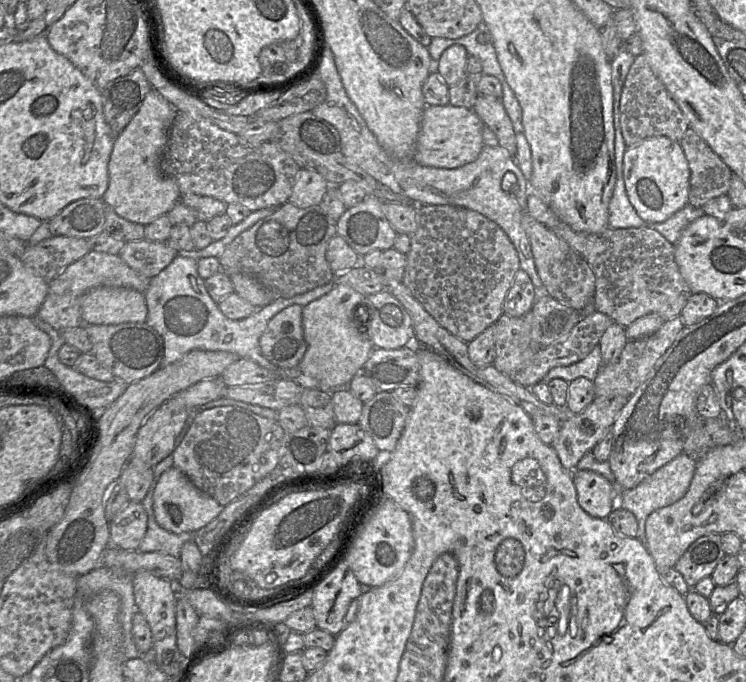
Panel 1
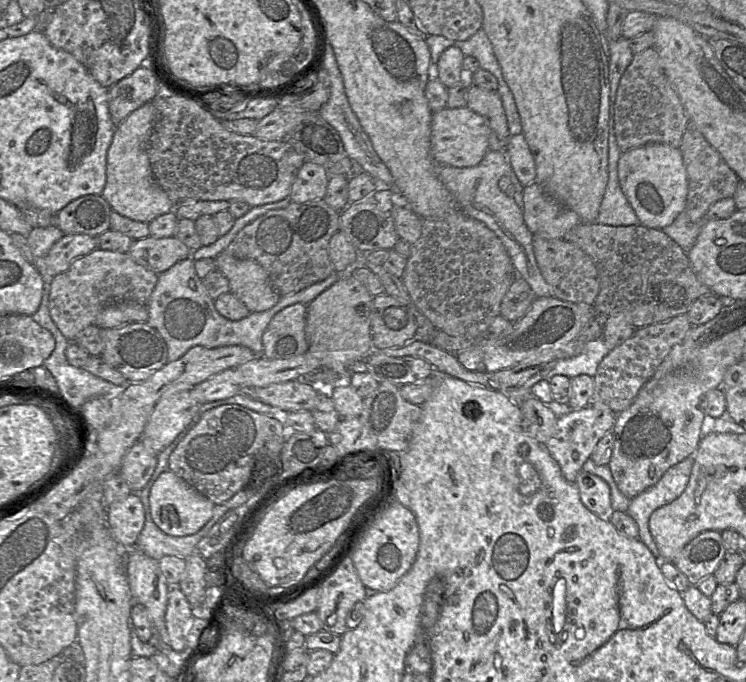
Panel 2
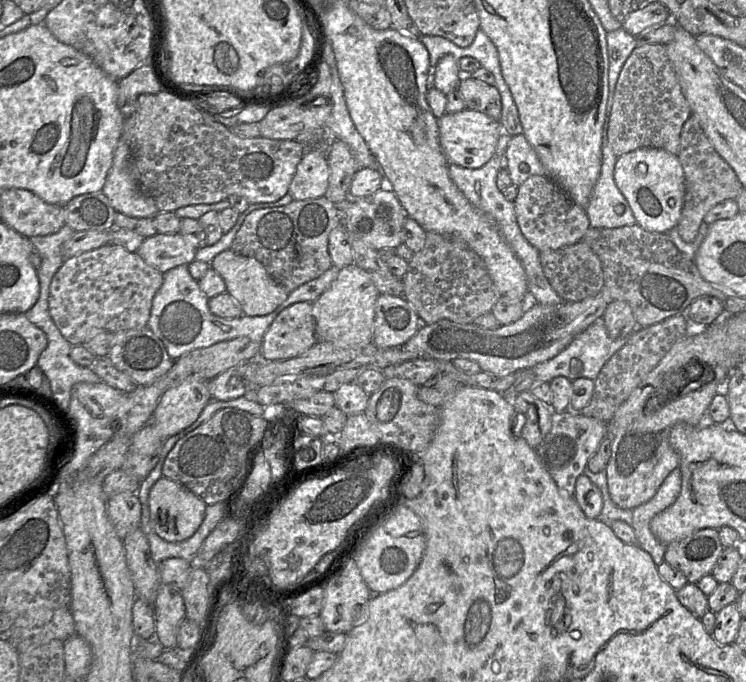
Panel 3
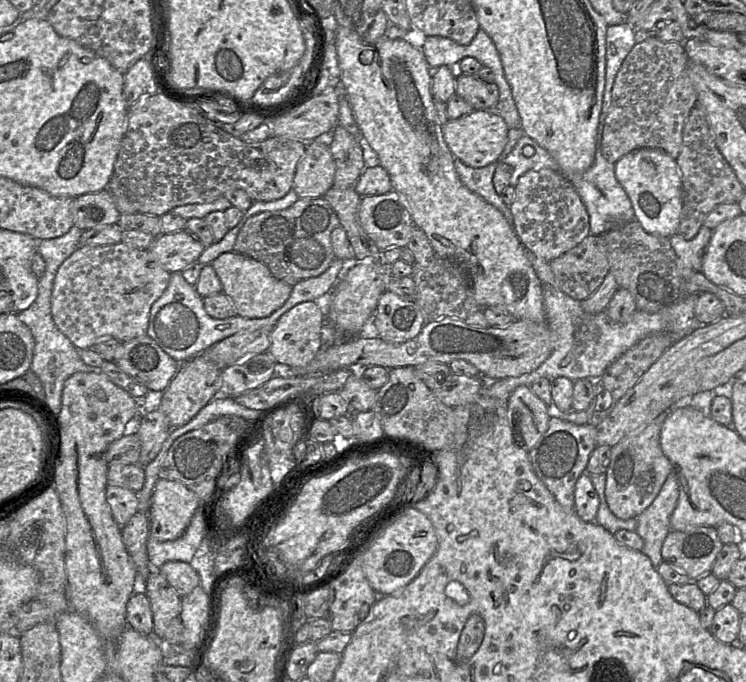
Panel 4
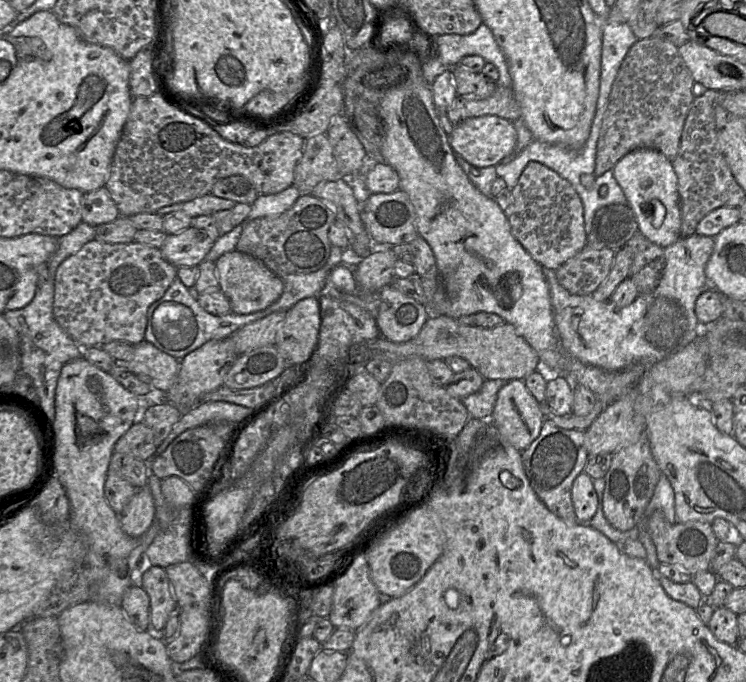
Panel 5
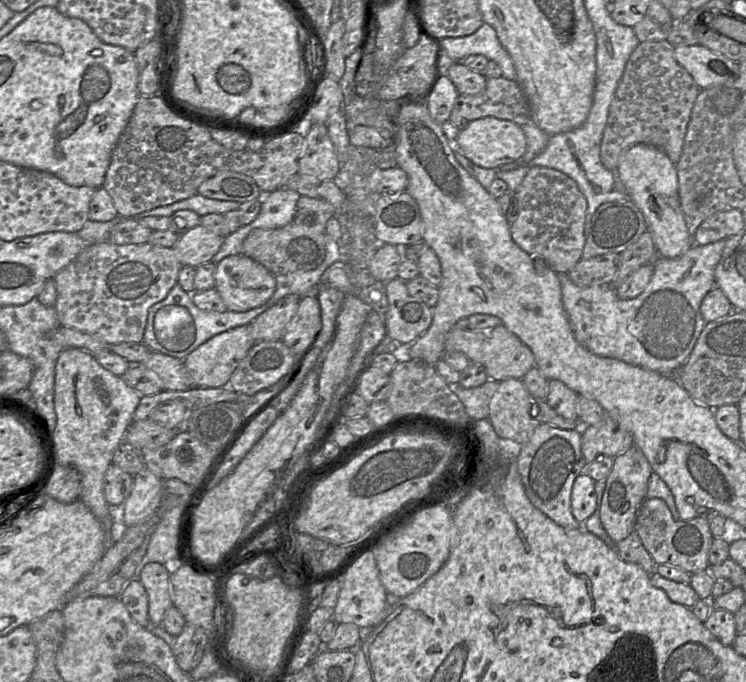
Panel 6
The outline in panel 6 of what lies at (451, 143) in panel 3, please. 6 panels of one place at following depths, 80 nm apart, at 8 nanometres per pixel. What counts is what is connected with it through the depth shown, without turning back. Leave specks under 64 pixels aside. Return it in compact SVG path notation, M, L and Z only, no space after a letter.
M492 116L473 120L460 129L452 143L465 157L483 168L497 168L518 160L526 151L526 137L522 127L511 120Z

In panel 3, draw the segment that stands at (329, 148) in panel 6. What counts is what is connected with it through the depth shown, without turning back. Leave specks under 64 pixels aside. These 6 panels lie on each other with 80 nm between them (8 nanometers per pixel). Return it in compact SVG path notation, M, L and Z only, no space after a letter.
M307 149L297 166L288 193L294 200L323 197L329 185L330 170L327 155L314 149Z

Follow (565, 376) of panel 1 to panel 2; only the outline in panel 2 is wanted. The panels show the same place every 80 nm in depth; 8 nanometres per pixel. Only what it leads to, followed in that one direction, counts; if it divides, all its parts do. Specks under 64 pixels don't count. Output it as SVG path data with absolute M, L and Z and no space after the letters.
M603 338L590 341L581 354L568 358L558 359L547 364L542 370L532 376L522 387L529 389L539 381L550 379L555 375L565 375L570 379L586 374L594 377L599 364L610 352Z

